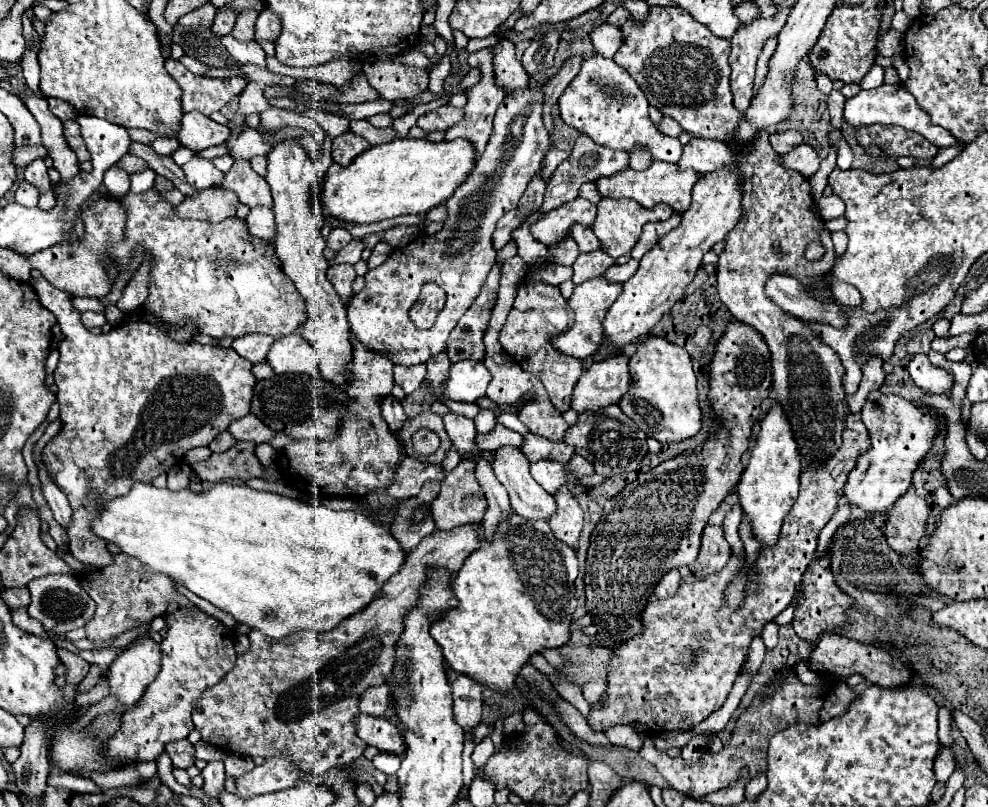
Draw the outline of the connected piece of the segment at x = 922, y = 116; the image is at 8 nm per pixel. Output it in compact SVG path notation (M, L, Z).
M882 84L876 90L862 90L858 96L854 96L850 102L846 102L846 110L850 110L850 114L844 114L844 120L852 126L852 128L860 128L860 126L872 126L872 124L884 124L884 126L902 126L906 130L914 130L920 132L924 138L928 138L932 144L946 148L956 144L956 138L940 126L930 124L930 114L924 112L918 104L916 98L912 94L908 94L908 90L904 88L904 84Z

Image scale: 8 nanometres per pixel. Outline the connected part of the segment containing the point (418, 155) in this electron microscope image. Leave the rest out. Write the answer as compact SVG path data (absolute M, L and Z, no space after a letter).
M402 138L394 140L388 144L372 146L366 152L362 152L348 168L342 168L338 164L332 164L326 176L324 184L324 210L346 222L354 224L370 224L370 222L380 222L386 218L396 218L402 214L426 214L434 206L444 204L452 192L466 180L466 176L472 172L476 166L476 148L472 146L470 140L458 138L452 142L430 142L426 138Z

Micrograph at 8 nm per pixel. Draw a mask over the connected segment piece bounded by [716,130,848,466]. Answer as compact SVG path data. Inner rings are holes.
M768 132L756 136L756 144L744 152L744 200L742 216L738 224L726 236L726 248L718 260L718 296L728 312L762 332L766 344L772 352L772 398L776 398L794 428L796 442L804 456L802 466L812 464L818 456L830 456L842 446L842 420L848 416L848 406L844 402L842 376L844 366L838 354L824 344L804 322L796 316L776 308L764 292L764 280L772 272L782 272L786 276L796 276L802 284L804 280L820 280L828 268L834 264L834 248L830 230L818 214L816 202L810 194L808 178L796 170L786 170L778 164L778 154L768 142ZM810 240L820 240L826 254L818 262L808 262L804 258L804 248Z

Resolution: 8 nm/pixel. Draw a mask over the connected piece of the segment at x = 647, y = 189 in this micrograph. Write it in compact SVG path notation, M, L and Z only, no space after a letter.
M652 162L652 166L642 172L634 172L634 170L626 168L612 176L600 178L600 180L596 180L596 186L598 186L598 192L608 198L632 198L638 204L642 204L644 208L652 208L652 206L664 202L676 214L682 214L690 206L690 192L692 192L692 186L696 184L696 180L700 180L698 172L678 170L674 164L668 164L668 162Z

